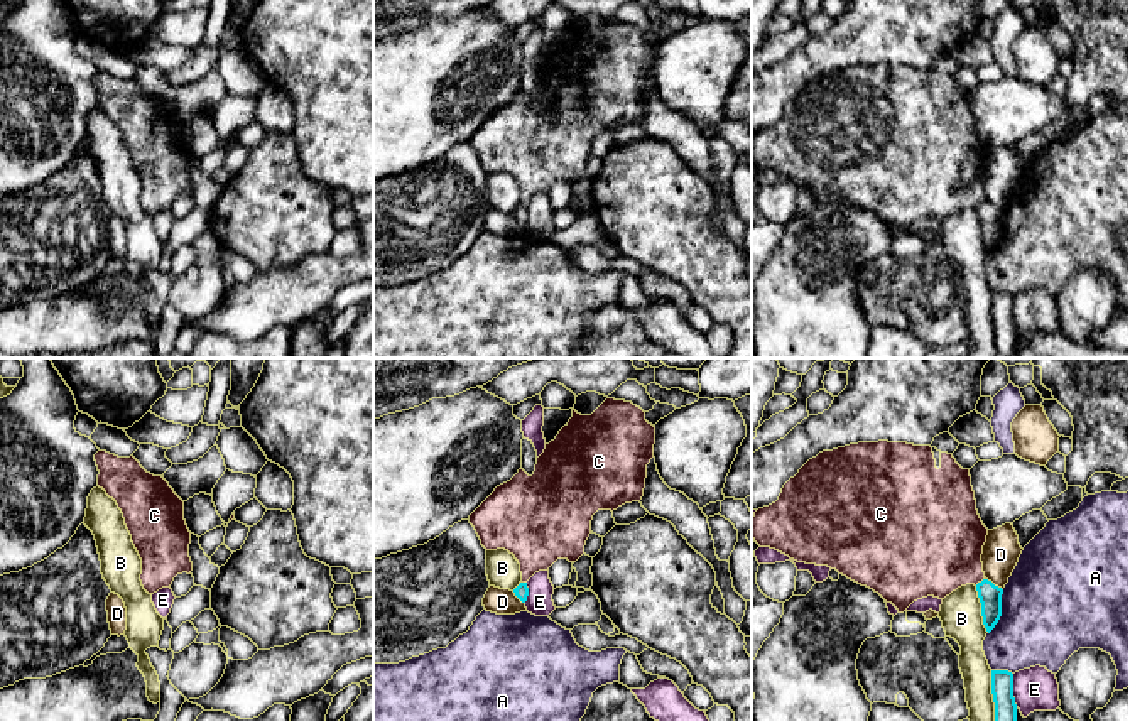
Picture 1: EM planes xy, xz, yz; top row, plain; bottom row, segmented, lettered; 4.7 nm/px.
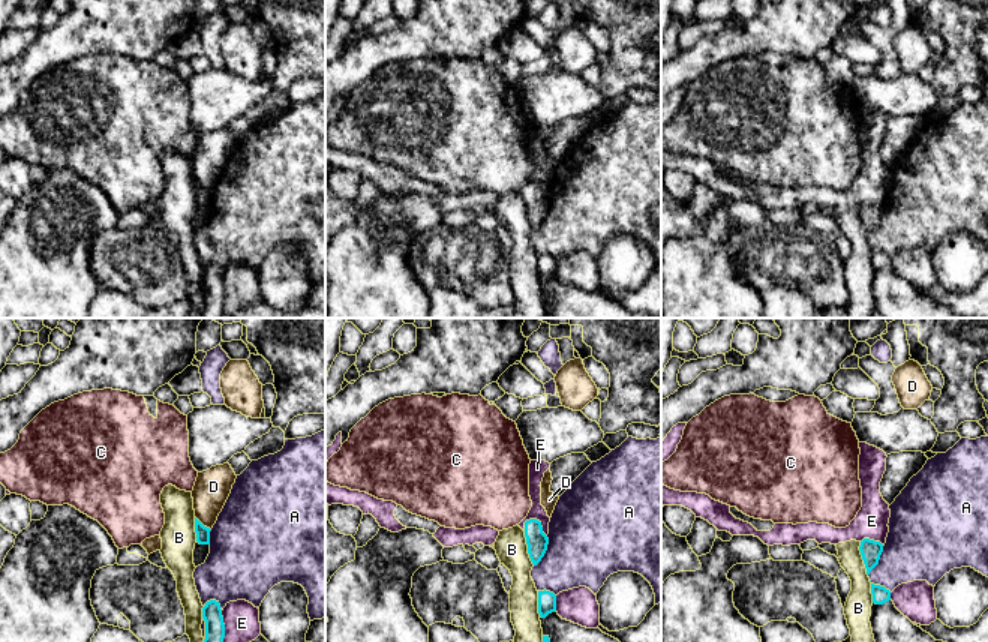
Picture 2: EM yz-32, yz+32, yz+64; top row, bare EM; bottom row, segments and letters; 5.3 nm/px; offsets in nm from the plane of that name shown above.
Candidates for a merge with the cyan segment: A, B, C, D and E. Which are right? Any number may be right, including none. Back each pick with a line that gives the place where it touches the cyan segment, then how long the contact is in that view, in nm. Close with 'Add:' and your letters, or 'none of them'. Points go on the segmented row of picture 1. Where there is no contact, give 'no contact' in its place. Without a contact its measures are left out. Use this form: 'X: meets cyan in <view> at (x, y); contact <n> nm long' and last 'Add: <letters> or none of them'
Add: none of them

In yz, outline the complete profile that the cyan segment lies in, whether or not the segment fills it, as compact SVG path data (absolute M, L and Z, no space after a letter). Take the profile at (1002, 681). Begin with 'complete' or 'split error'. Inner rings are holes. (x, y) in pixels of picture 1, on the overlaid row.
complete; M991 670L991 694L995 702L995 721L1017 721L1012 672Z

